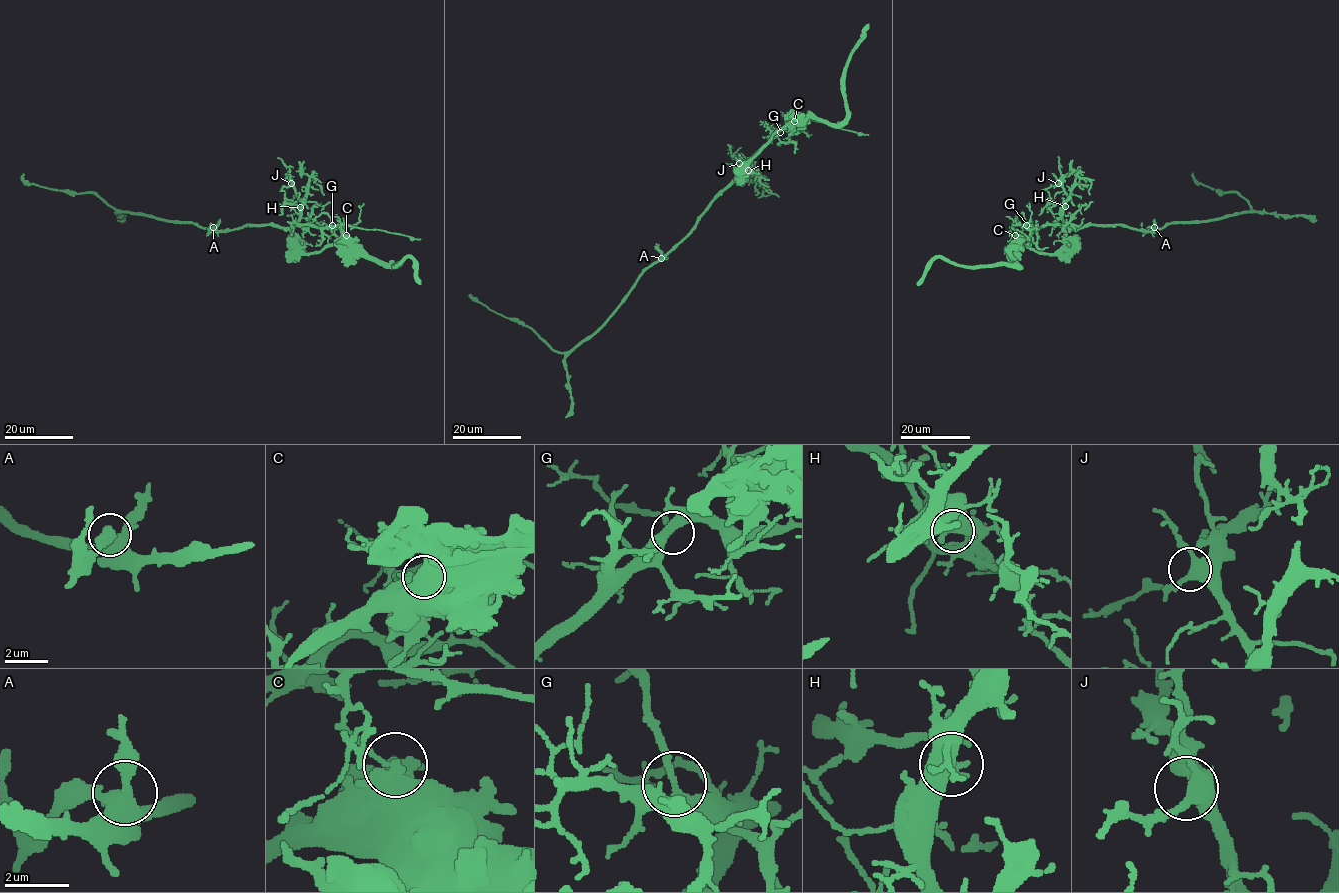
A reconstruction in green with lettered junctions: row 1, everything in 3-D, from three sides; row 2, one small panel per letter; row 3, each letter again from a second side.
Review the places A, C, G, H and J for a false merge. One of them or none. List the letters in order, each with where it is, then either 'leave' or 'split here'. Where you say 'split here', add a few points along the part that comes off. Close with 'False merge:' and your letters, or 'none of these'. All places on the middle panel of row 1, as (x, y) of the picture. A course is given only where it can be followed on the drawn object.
A: (661, 258) | leave
C: (794, 121) | split here | (794, 121), (789, 119), (693, 229), (645, 270), (608, 319), (568, 351), (556, 352), (532, 330), (471, 295)
G: (780, 132) | leave
H: (748, 170) | leave
J: (739, 163) | leave
False merge: C

